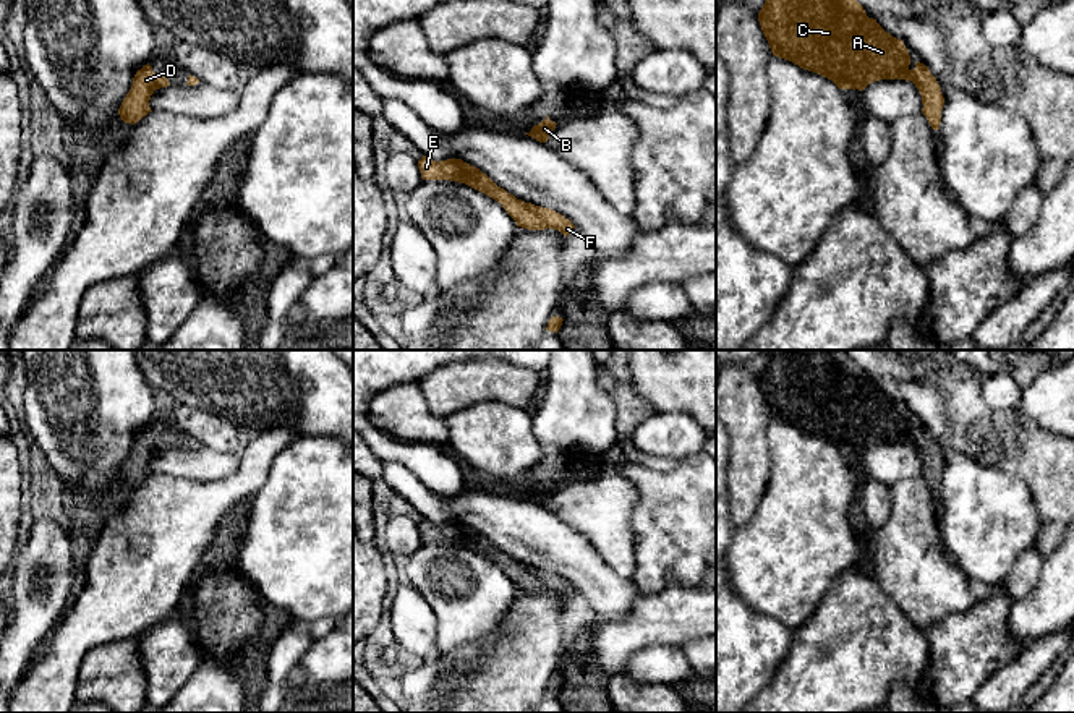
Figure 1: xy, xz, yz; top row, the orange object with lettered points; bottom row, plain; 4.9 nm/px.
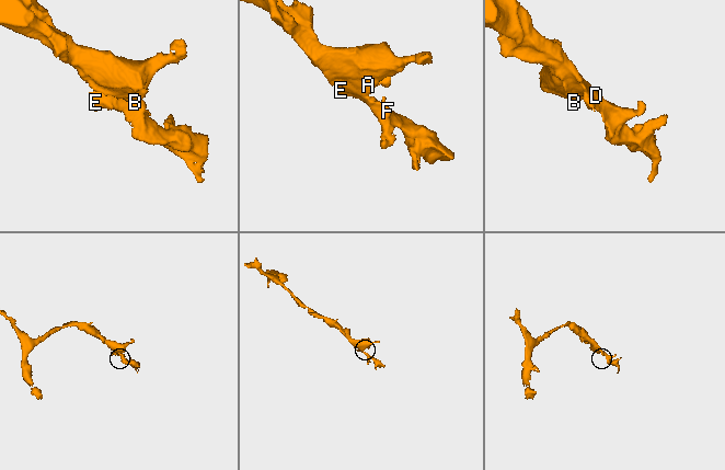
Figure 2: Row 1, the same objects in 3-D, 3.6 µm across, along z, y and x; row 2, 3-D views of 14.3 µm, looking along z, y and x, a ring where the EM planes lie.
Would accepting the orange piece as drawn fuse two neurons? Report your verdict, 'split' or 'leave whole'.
leave whole

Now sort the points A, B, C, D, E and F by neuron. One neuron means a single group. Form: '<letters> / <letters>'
A B C D E F

